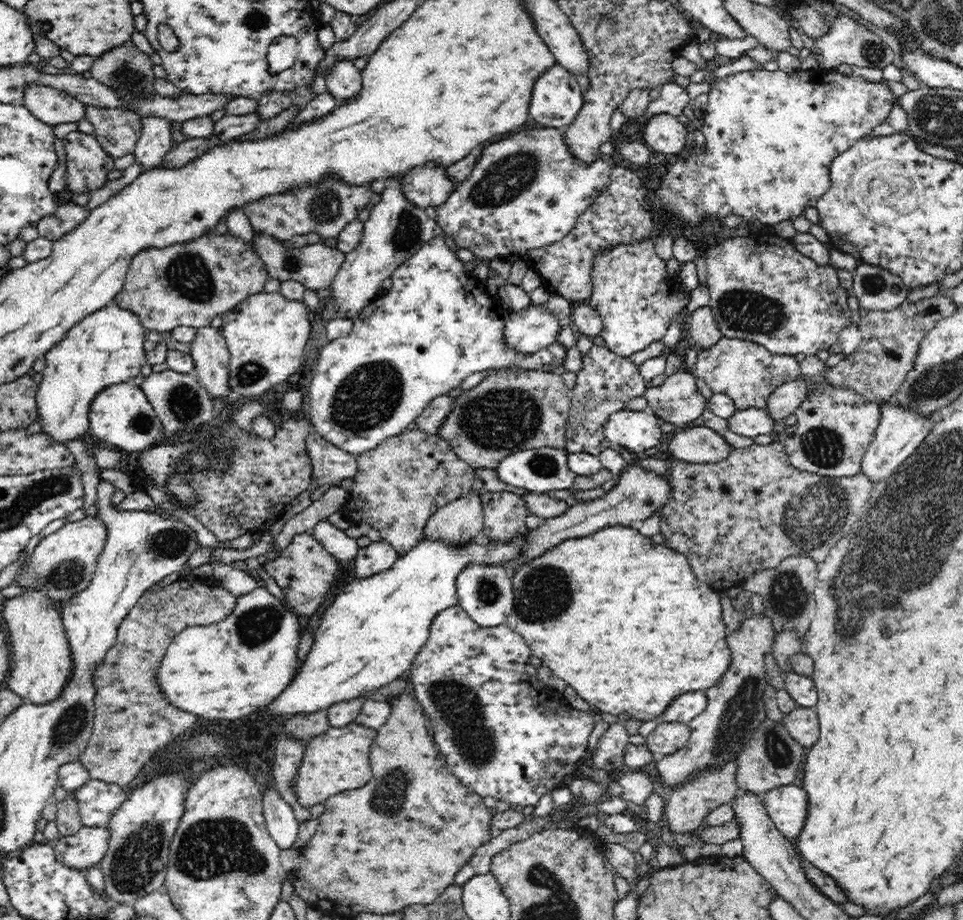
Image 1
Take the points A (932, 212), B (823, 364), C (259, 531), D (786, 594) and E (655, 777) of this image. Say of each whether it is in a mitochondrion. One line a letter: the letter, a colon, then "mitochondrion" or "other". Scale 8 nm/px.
A: other
B: other
C: other
D: mitochondrion
E: other

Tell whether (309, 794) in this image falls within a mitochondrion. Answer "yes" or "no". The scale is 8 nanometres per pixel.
no

